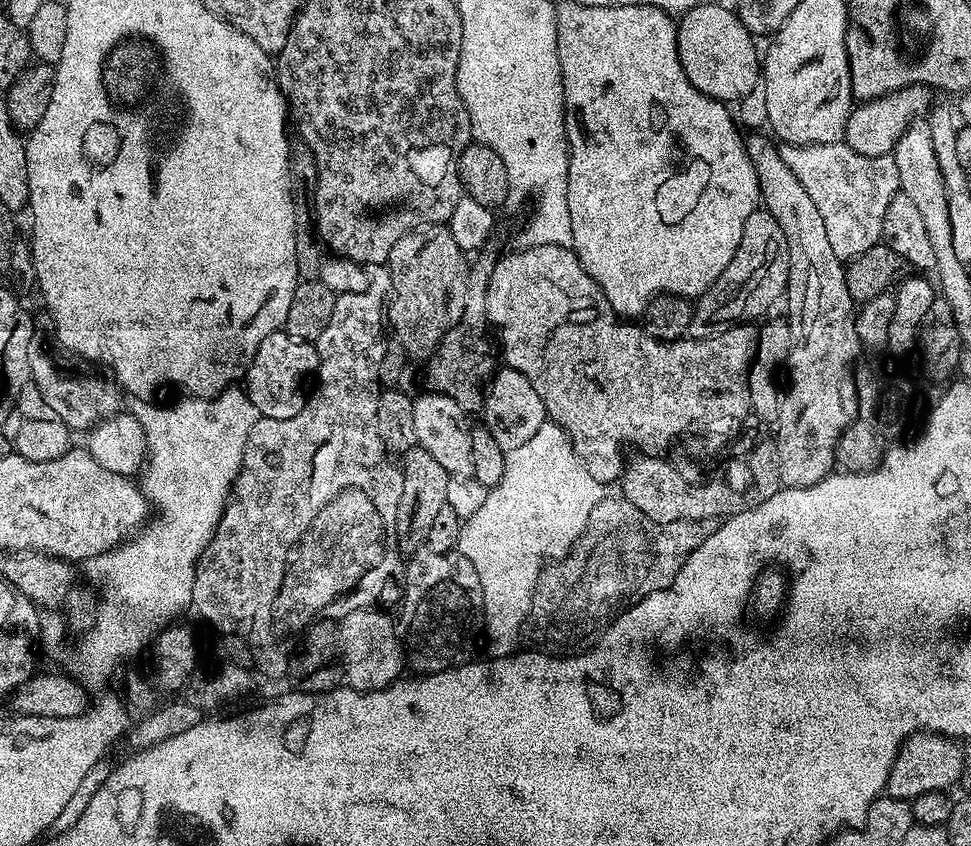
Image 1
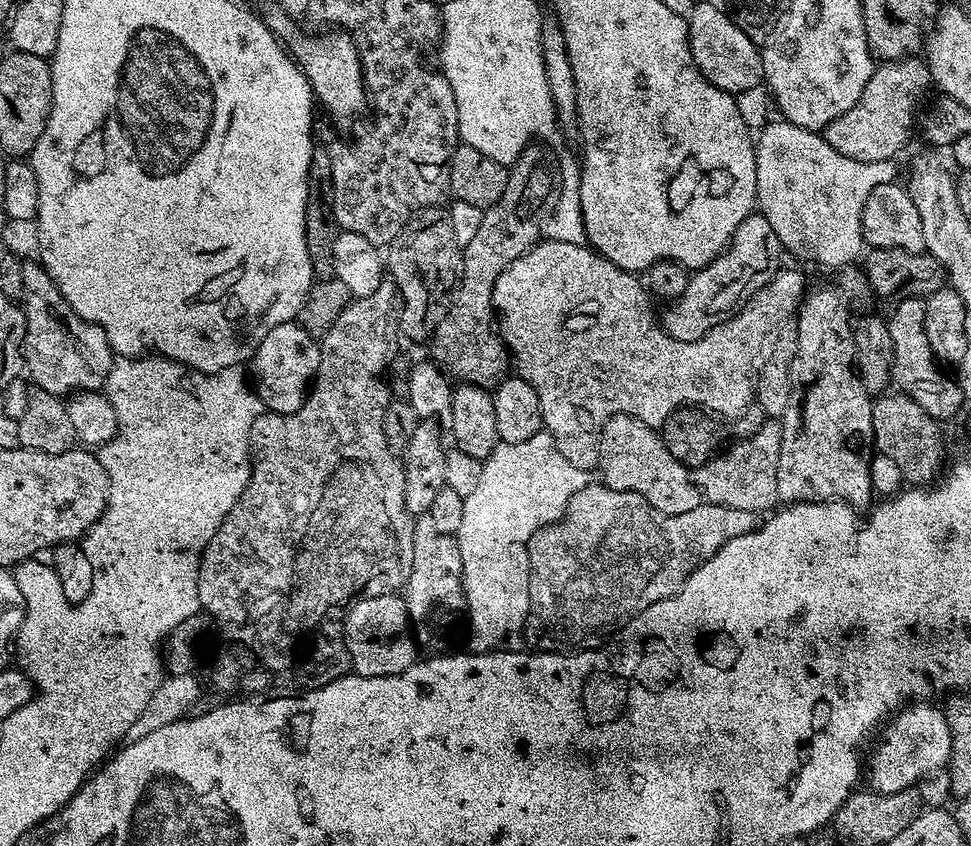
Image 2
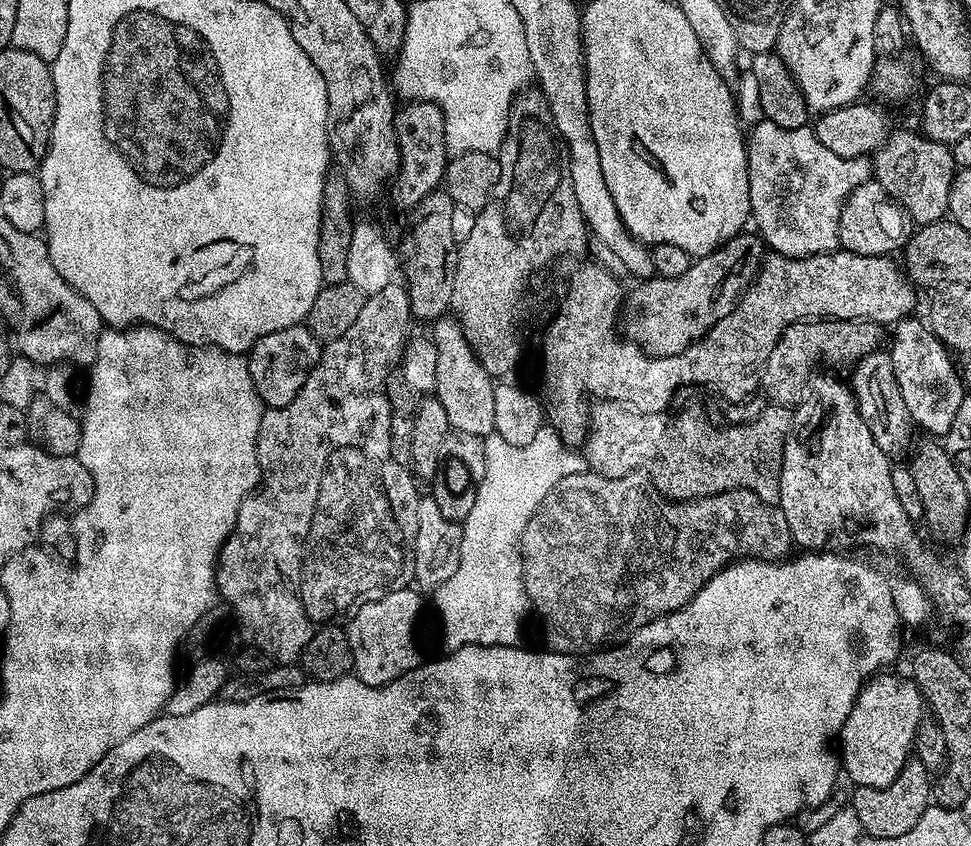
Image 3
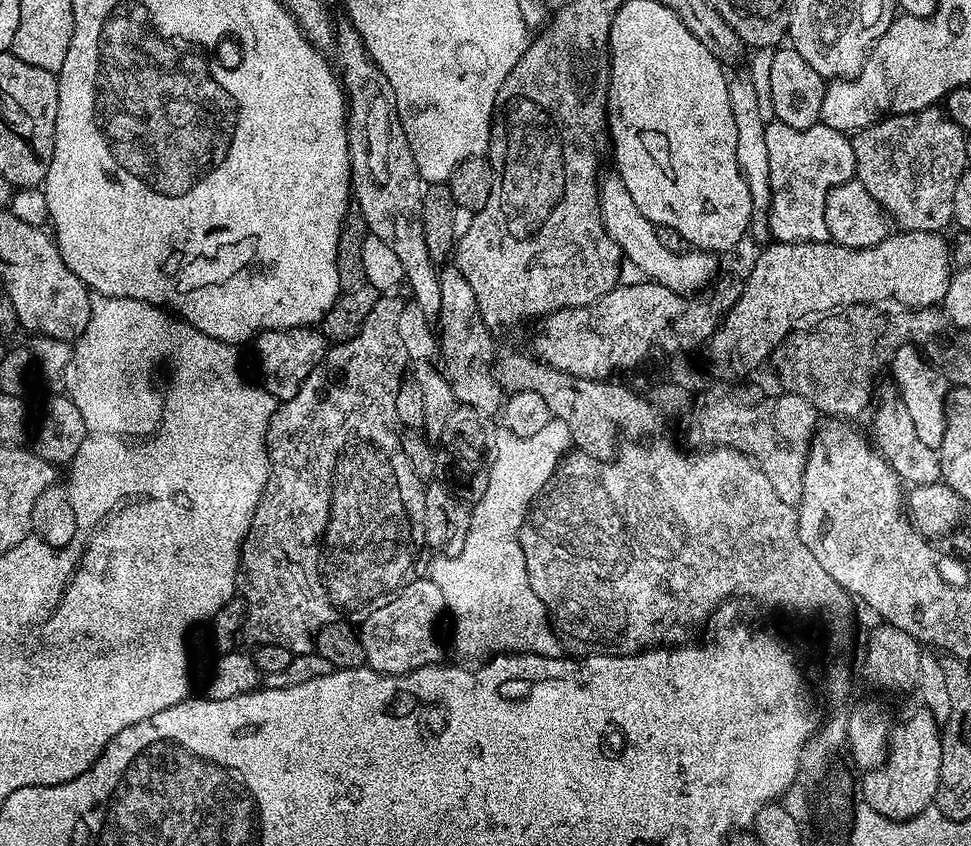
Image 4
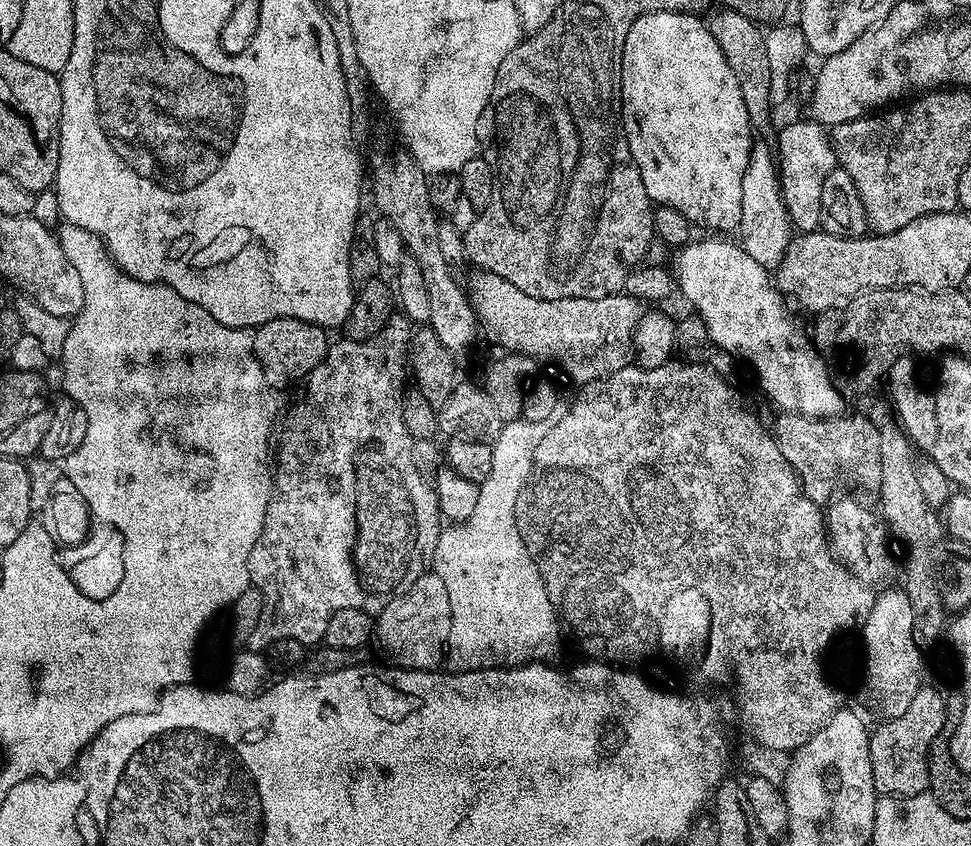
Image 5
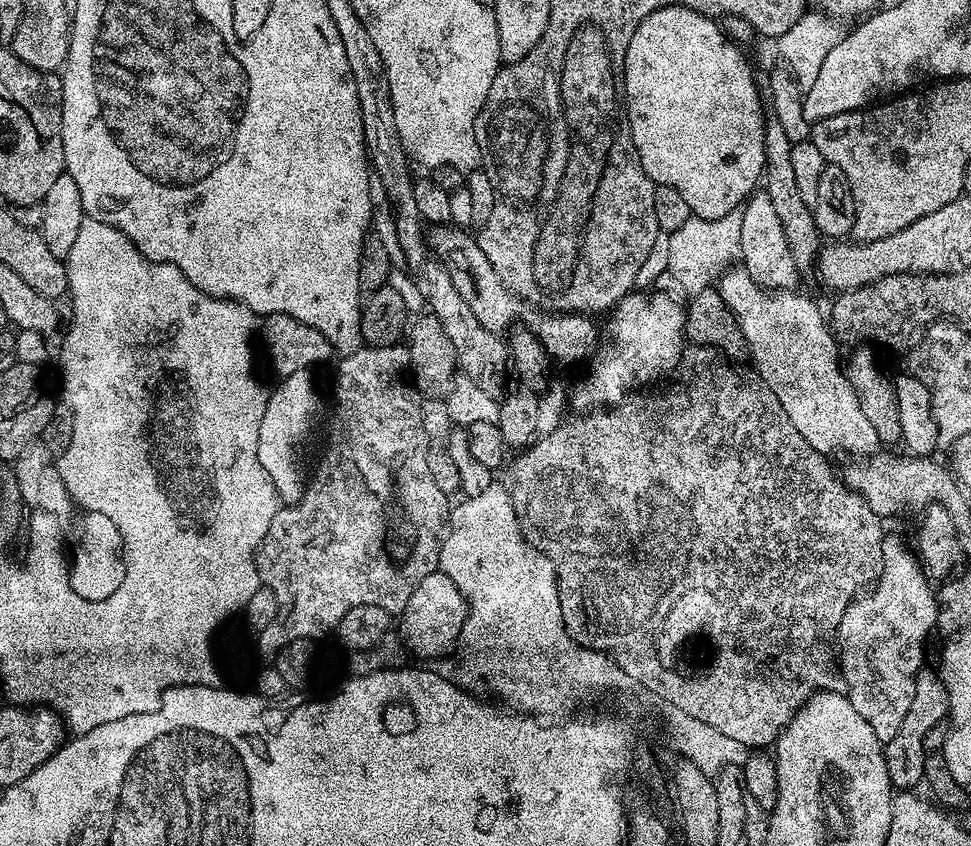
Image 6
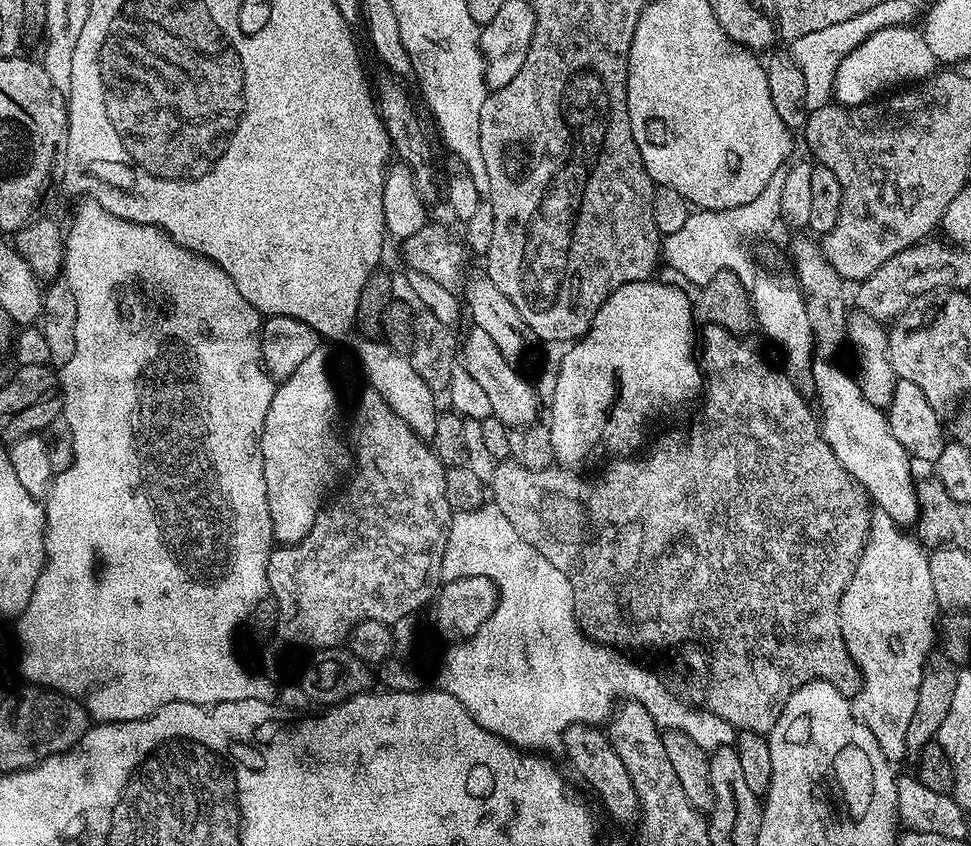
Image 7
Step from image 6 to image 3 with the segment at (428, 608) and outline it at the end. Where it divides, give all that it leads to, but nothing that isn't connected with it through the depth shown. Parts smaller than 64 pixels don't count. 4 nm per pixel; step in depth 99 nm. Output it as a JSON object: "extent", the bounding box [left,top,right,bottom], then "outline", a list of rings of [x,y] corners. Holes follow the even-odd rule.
{"extent":[346,586,422,688],"outline":[[[412,586],[394,590],[381,600],[357,608],[351,613],[346,631],[354,654],[352,672],[357,680],[366,682],[366,686],[381,688],[420,667],[422,657],[416,649],[416,619],[420,616],[419,594],[421,595]]]}

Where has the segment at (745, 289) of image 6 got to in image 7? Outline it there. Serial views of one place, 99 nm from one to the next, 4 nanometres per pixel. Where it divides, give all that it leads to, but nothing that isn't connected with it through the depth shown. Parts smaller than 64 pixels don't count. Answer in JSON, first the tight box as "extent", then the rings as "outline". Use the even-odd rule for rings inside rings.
{"extent":[812,358,920,526],"outline":[[[820,358],[812,365],[812,388],[814,393],[816,392],[817,405],[815,404],[815,407],[818,409],[820,435],[830,446],[834,458],[838,458],[840,467],[848,471],[848,475],[863,489],[867,499],[879,511],[886,513],[898,526],[915,525],[920,516],[920,503],[916,497],[916,484],[914,479],[912,480],[914,464],[908,451],[904,449],[902,442],[898,442],[898,438],[894,438],[894,434],[888,425],[885,409],[870,406],[870,402],[866,402],[866,394],[862,394],[855,375],[848,373],[847,376],[838,365],[832,363],[836,362],[828,358]]]}

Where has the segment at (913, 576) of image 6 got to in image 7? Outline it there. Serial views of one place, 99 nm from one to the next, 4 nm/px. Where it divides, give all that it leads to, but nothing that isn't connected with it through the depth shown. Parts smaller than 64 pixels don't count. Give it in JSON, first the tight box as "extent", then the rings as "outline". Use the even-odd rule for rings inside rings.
{"extent":[840,510,938,762],"outline":[[[876,510],[872,512],[872,525],[868,531],[868,541],[864,544],[864,549],[860,555],[860,561],[856,563],[854,574],[850,578],[850,582],[846,586],[846,590],[842,594],[842,602],[840,603],[840,625],[842,626],[842,638],[846,642],[846,650],[850,650],[850,654],[854,658],[854,662],[860,668],[860,692],[851,701],[853,713],[864,723],[870,730],[870,734],[874,734],[874,742],[878,742],[878,746],[882,750],[882,754],[886,754],[889,762],[897,762],[903,756],[906,756],[908,747],[906,746],[906,730],[910,730],[910,718],[914,718],[914,710],[918,706],[918,686],[922,686],[922,674],[924,673],[924,661],[928,659],[928,653],[933,651],[934,645],[938,640],[938,605],[934,594],[933,583],[930,580],[930,566],[928,565],[929,553],[926,551],[925,545],[911,535],[903,536],[901,529],[886,513]]]}

